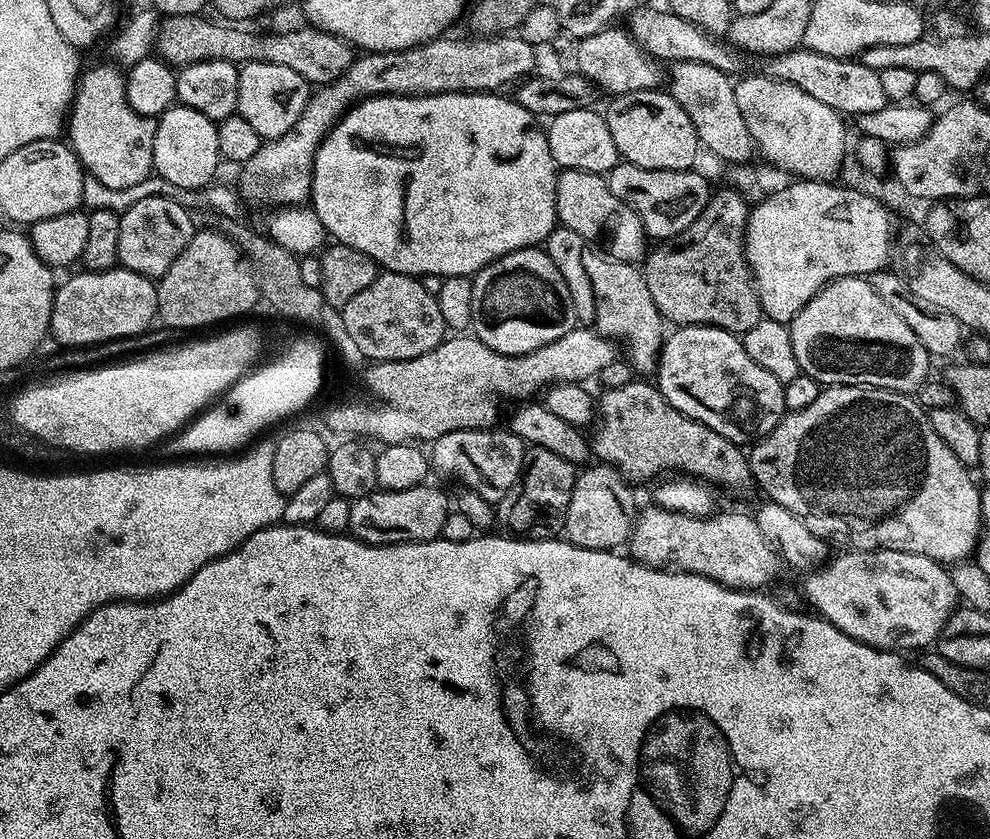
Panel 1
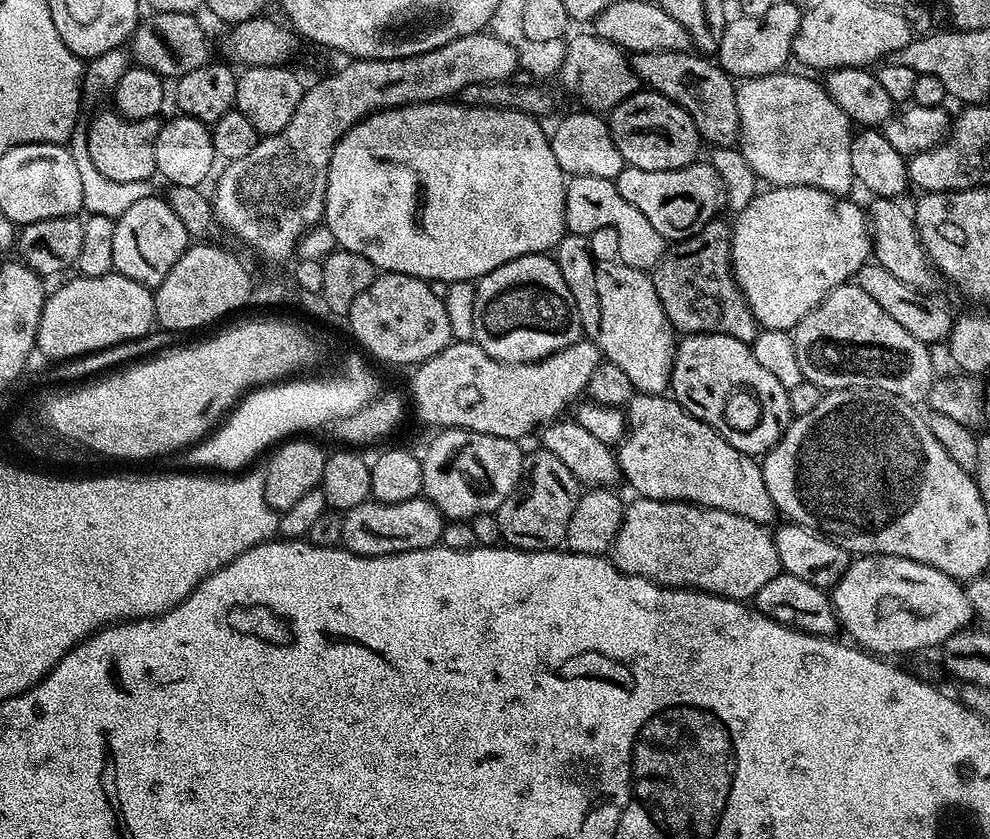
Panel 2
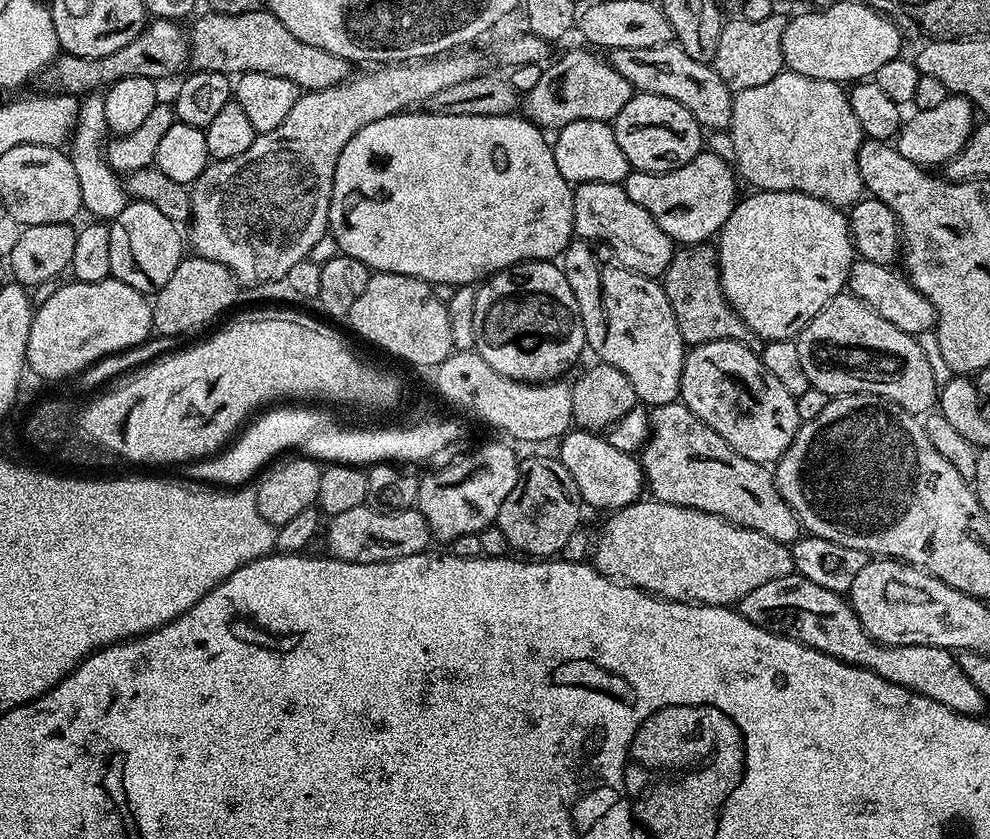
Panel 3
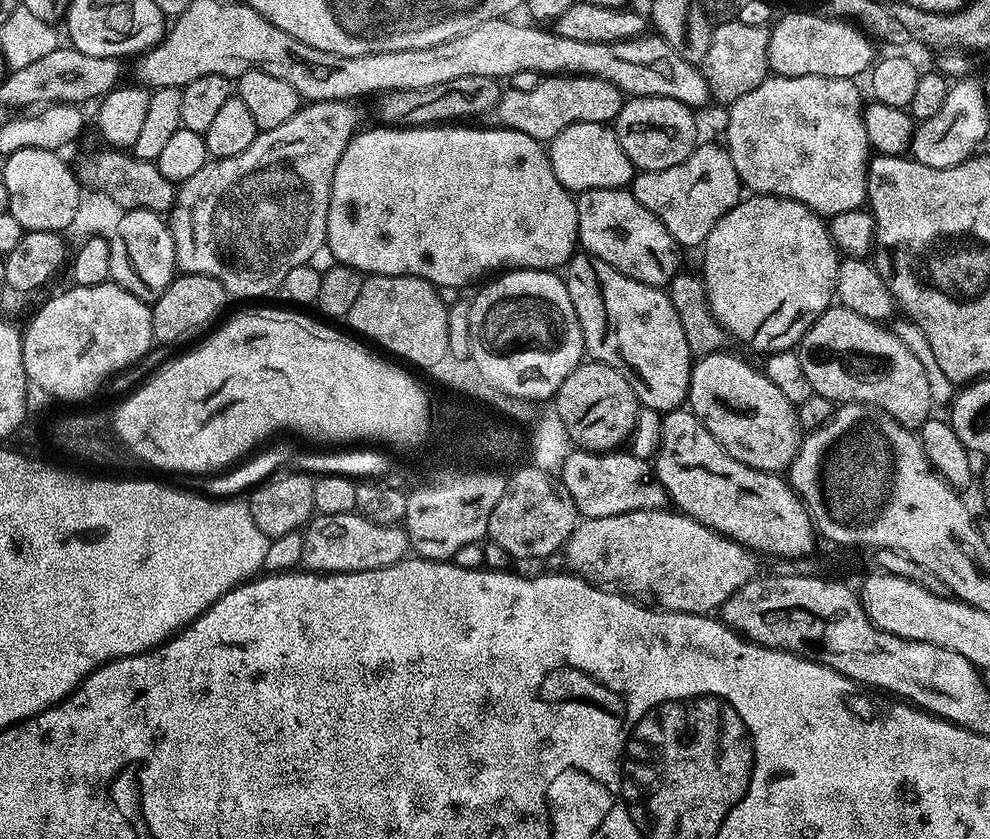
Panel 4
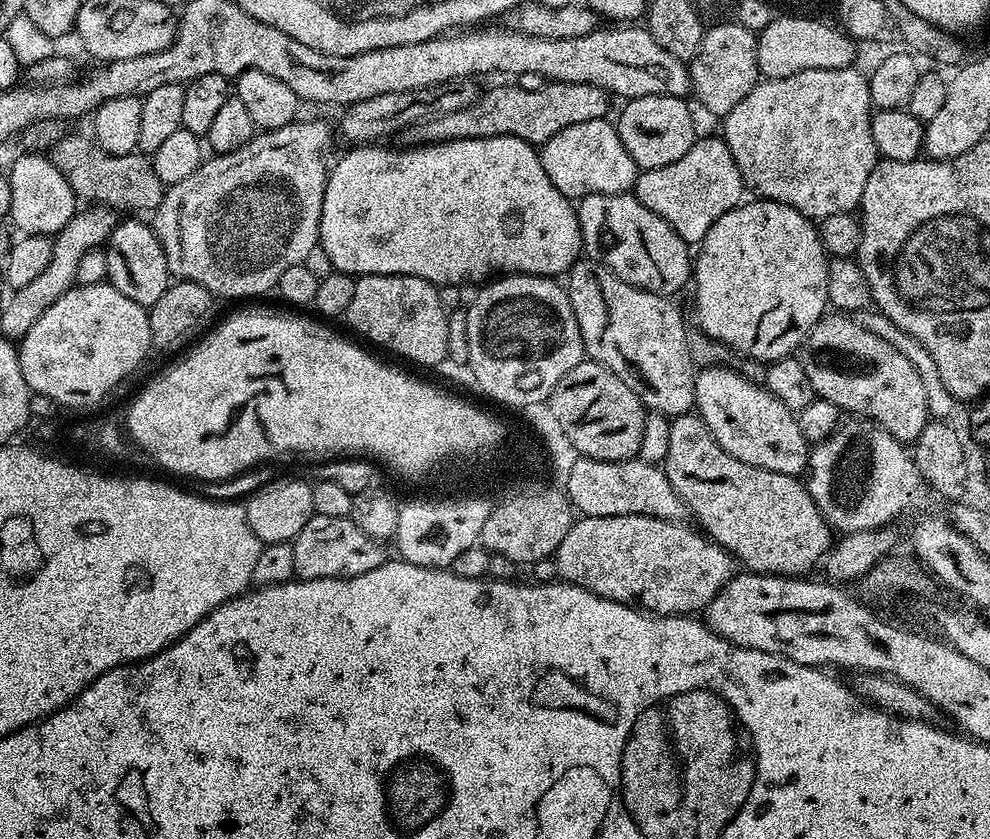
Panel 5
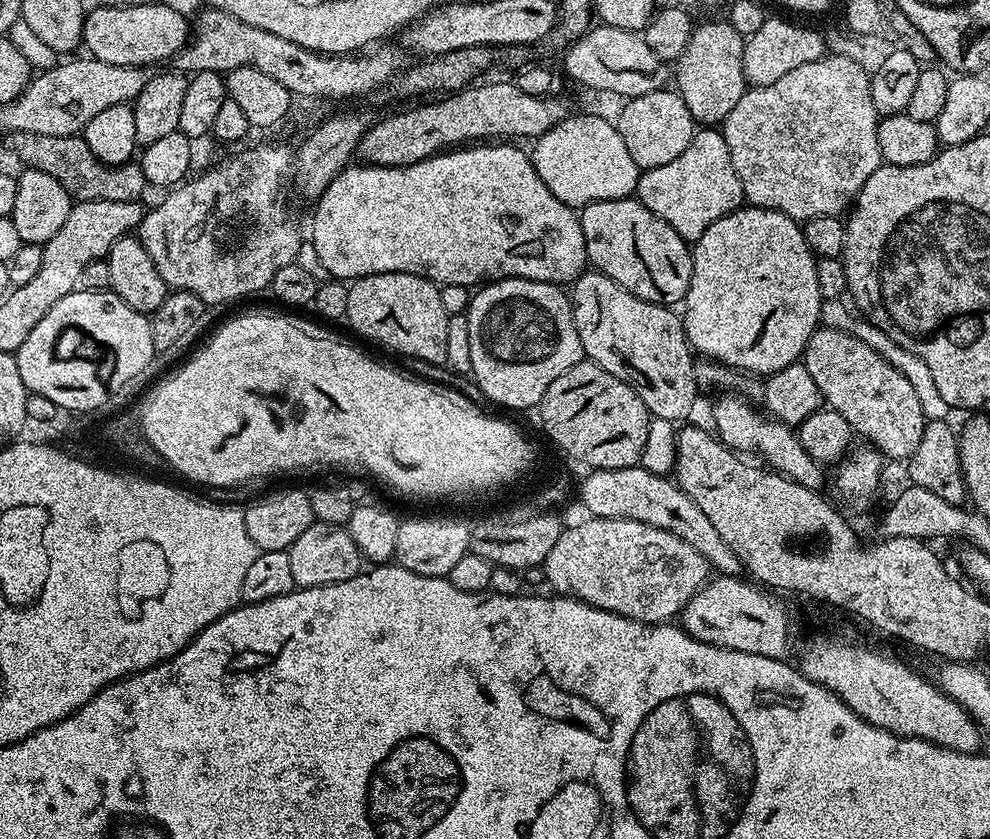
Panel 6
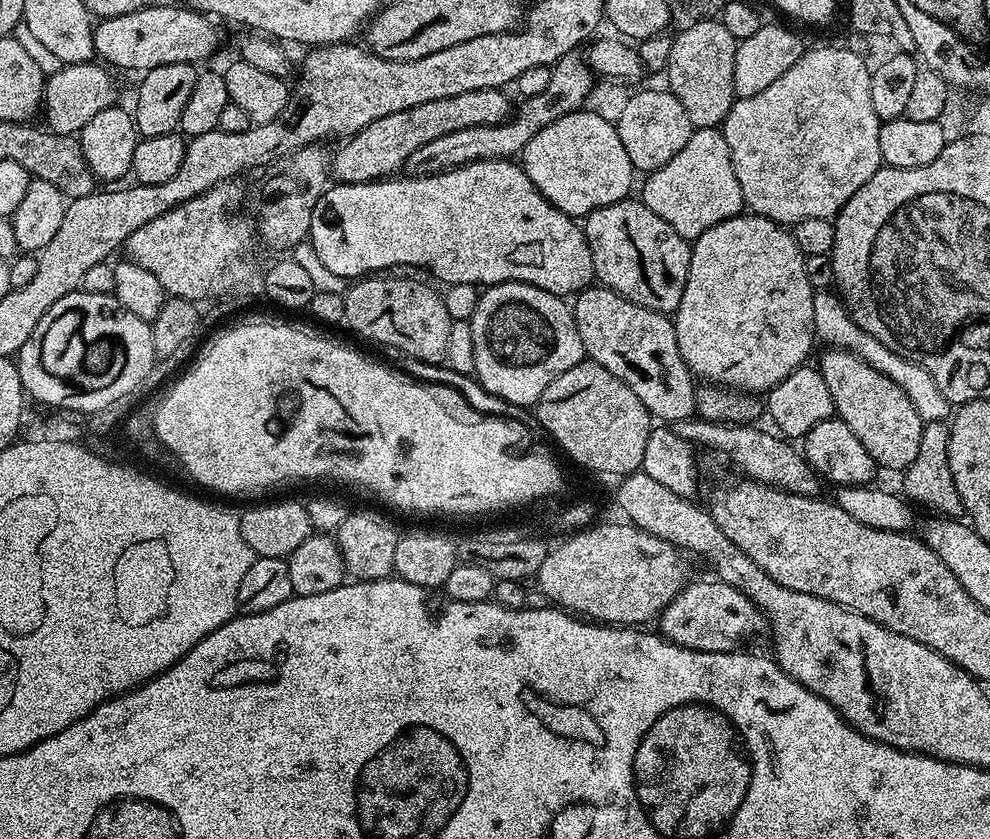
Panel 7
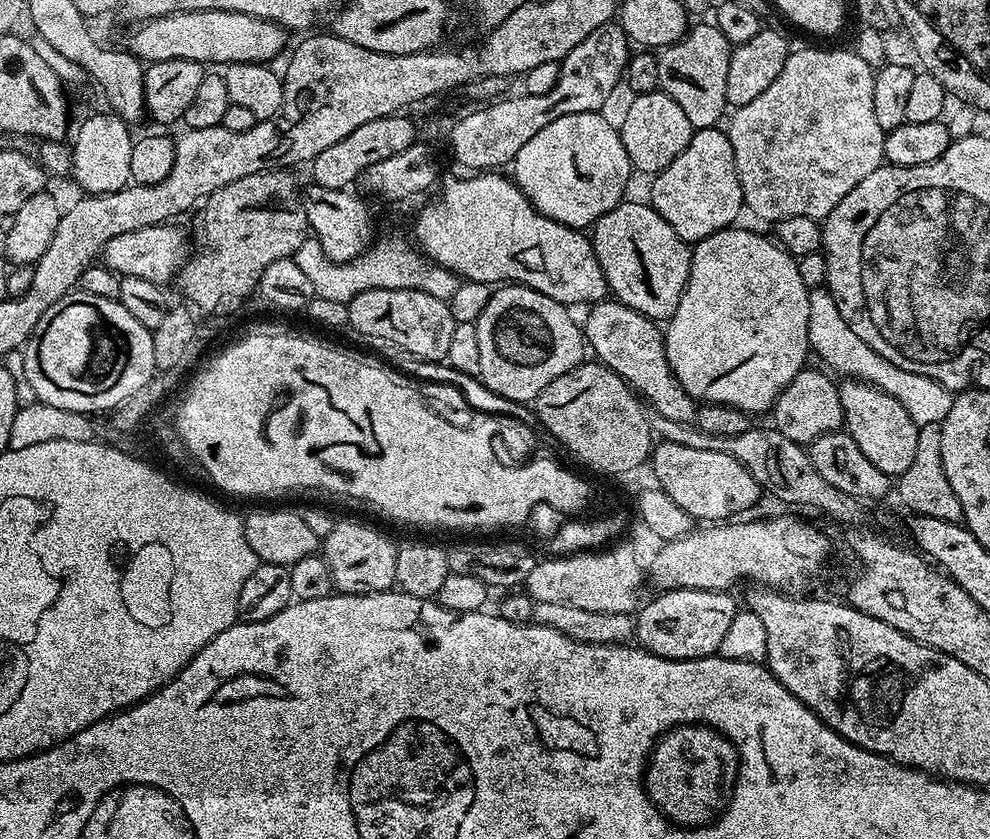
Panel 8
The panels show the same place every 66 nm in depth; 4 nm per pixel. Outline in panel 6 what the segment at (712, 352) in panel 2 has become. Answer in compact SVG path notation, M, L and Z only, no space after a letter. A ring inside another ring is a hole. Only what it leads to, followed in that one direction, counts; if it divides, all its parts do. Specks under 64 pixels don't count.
M720 400L712 408L712 420L716 423L714 432L721 444L735 445L741 453L760 451L761 458L765 460L763 463L769 469L779 472L781 476L791 477L807 488L823 489L825 469L814 458L810 458L810 454L806 454L800 443L794 442L794 432L789 425L771 418L760 420L761 409L747 402L737 405L735 408L734 405Z

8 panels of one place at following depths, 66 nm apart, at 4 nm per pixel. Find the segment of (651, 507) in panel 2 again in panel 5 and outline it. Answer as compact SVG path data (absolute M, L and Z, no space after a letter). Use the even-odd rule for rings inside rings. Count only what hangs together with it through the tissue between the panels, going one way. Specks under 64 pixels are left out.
M630 514L629 516L580 516L570 526L570 530L566 534L566 538L562 538L562 542L558 546L558 550L554 553L554 561L556 560L556 568L560 571L559 579L569 584L577 584L580 588L590 590L596 596L601 596L607 600L613 600L619 604L627 604L635 606L637 609L643 610L648 614L657 616L686 616L689 614L700 614L707 609L709 602L715 598L734 575L733 557L719 544L713 540L709 540L707 535L701 534L695 527L687 528L687 523L677 522L675 520L659 520L653 516L639 516L638 514Z

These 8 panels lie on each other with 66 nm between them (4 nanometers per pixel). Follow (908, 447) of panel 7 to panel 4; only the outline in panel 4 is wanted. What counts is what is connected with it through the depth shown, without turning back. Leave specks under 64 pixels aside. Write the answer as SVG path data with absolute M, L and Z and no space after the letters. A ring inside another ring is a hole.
M830 306L828 309L817 318L810 326L810 330L806 330L806 334L800 339L798 351L802 358L802 370L806 374L806 378L810 378L810 386L815 395L826 398L835 402L837 405L841 404L869 404L872 408L879 408L880 411L885 412L886 415L892 416L898 423L904 425L905 428L913 430L919 429L920 425L925 424L933 415L934 405L930 398L930 382L926 382L926 374L922 362L918 362L918 358L914 358L914 354L910 354L910 350L900 341L899 335L888 332L883 332L869 317L858 314L849 308L842 308L839 306Z

